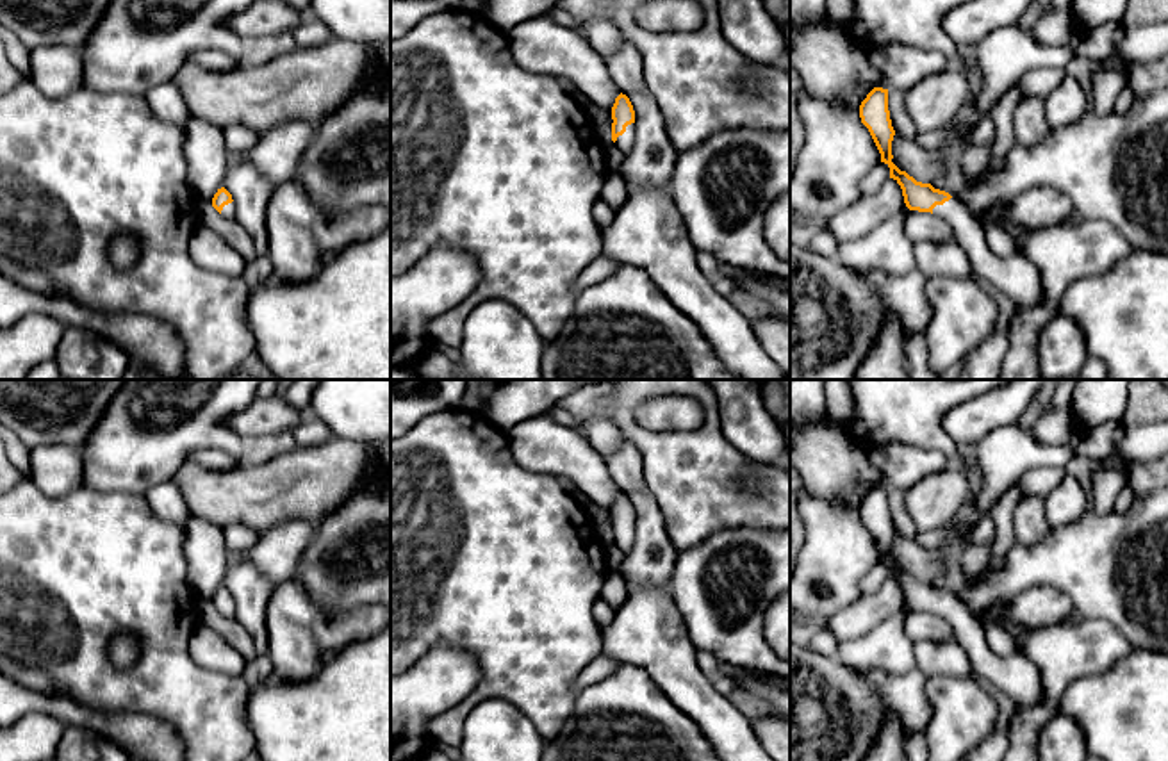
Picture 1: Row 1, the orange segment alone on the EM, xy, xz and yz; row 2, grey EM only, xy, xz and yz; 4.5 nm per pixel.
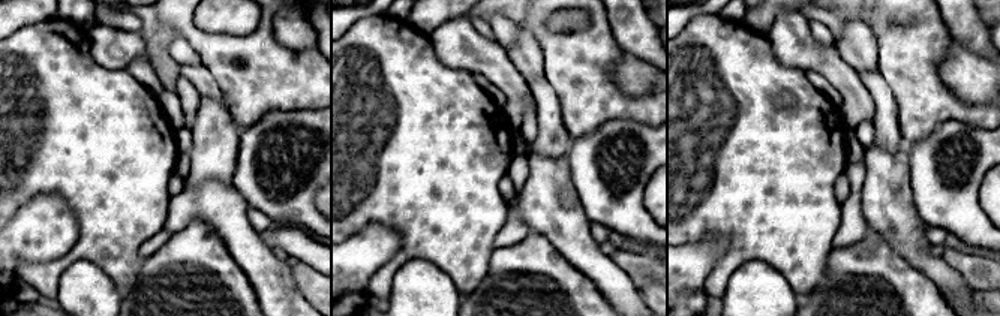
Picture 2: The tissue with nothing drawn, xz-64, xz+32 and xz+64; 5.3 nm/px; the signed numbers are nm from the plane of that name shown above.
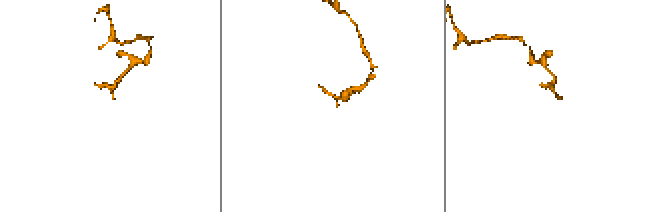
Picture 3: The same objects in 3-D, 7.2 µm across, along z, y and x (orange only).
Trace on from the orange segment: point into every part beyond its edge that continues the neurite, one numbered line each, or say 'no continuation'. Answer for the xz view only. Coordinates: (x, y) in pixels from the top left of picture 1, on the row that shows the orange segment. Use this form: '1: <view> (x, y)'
1: xz (625, 143)

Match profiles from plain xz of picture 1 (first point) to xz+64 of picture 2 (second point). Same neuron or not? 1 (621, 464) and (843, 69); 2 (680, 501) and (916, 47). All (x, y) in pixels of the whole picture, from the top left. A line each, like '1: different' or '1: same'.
1: different
2: same

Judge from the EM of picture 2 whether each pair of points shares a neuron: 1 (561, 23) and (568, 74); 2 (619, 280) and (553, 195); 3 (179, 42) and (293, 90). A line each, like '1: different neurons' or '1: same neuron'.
1: different neurons
2: same neuron
3: different neurons

